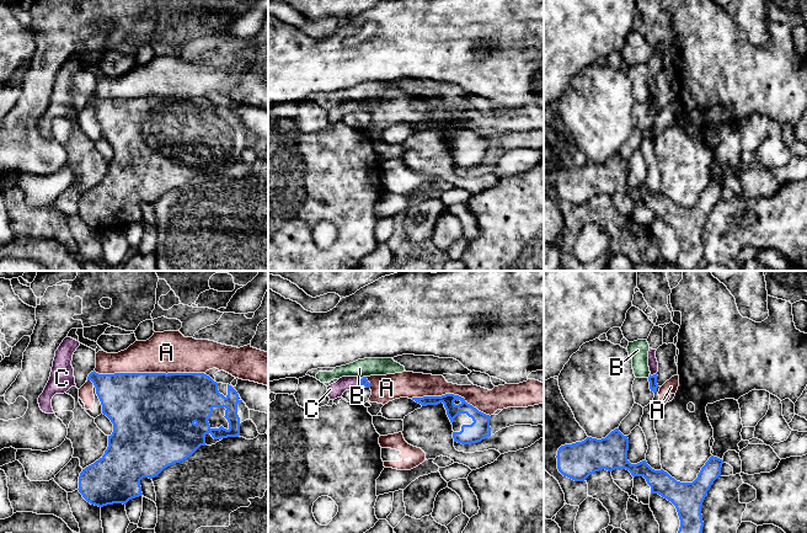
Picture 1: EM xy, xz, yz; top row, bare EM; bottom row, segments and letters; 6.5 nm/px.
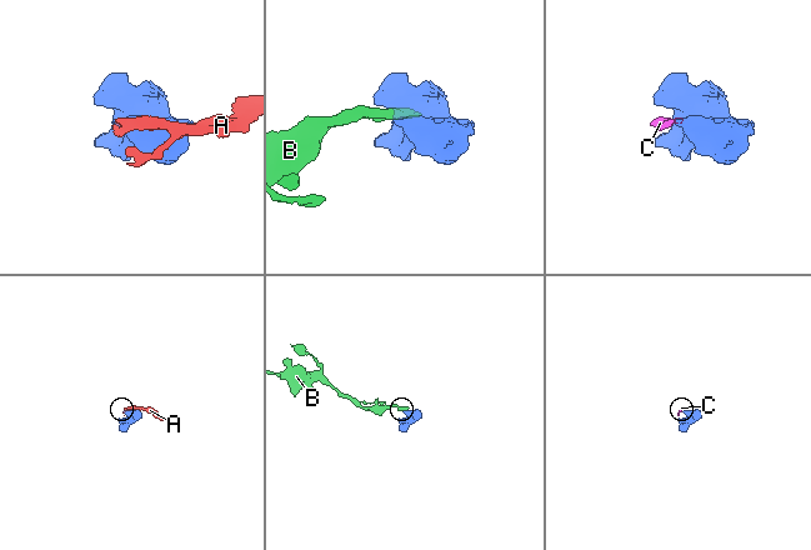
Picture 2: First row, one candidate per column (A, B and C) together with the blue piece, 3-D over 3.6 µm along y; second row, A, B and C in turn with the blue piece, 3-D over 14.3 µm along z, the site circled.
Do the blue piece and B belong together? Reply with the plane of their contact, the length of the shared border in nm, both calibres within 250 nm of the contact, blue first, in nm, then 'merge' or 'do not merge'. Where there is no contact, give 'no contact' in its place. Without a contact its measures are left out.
yz | 30 nm | 60/130 nm | do not merge

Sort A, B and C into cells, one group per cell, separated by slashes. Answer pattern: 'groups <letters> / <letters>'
groups A B C

